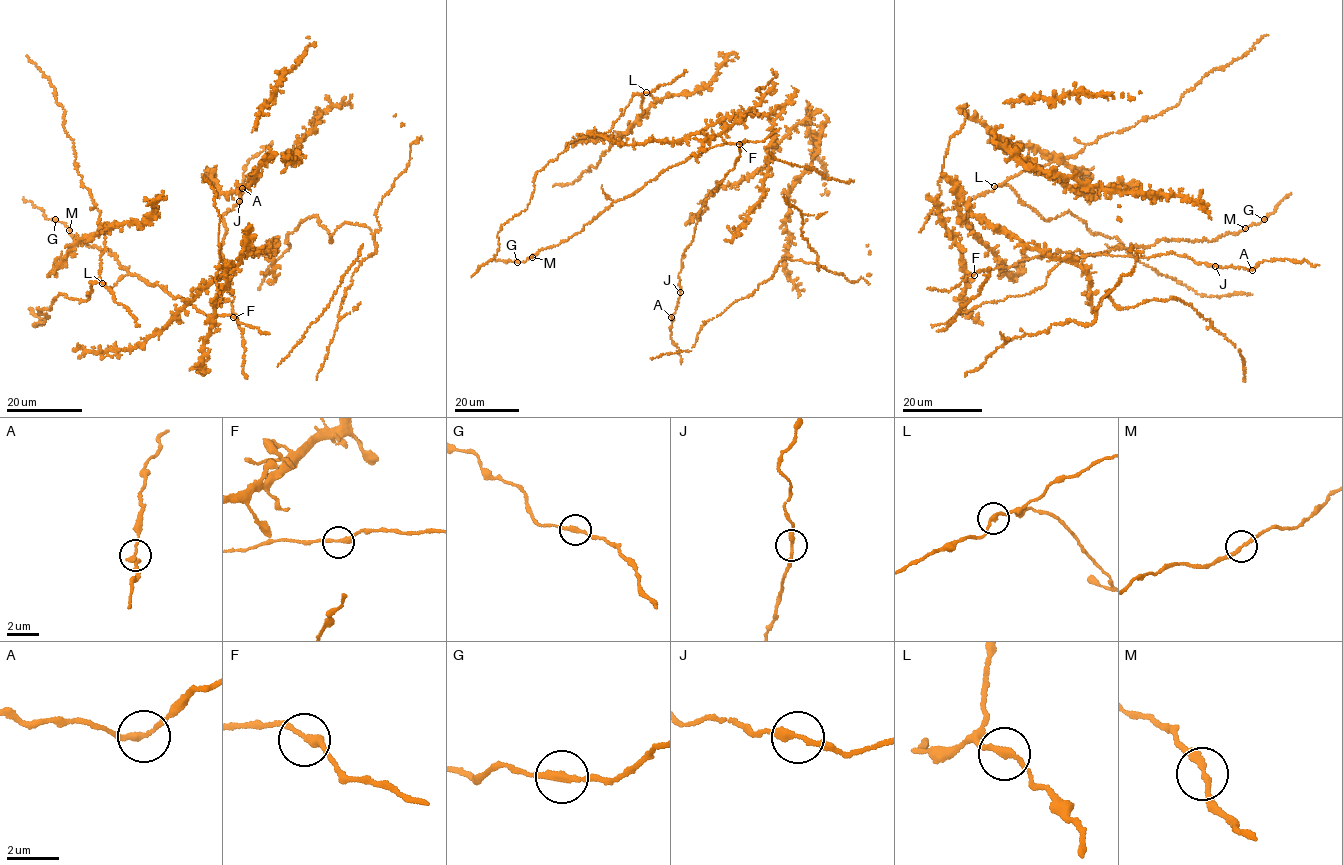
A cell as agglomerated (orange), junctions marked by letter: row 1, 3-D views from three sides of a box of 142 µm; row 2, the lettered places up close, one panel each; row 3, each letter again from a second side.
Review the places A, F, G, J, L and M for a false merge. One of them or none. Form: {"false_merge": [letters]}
{"false_merge": []}

